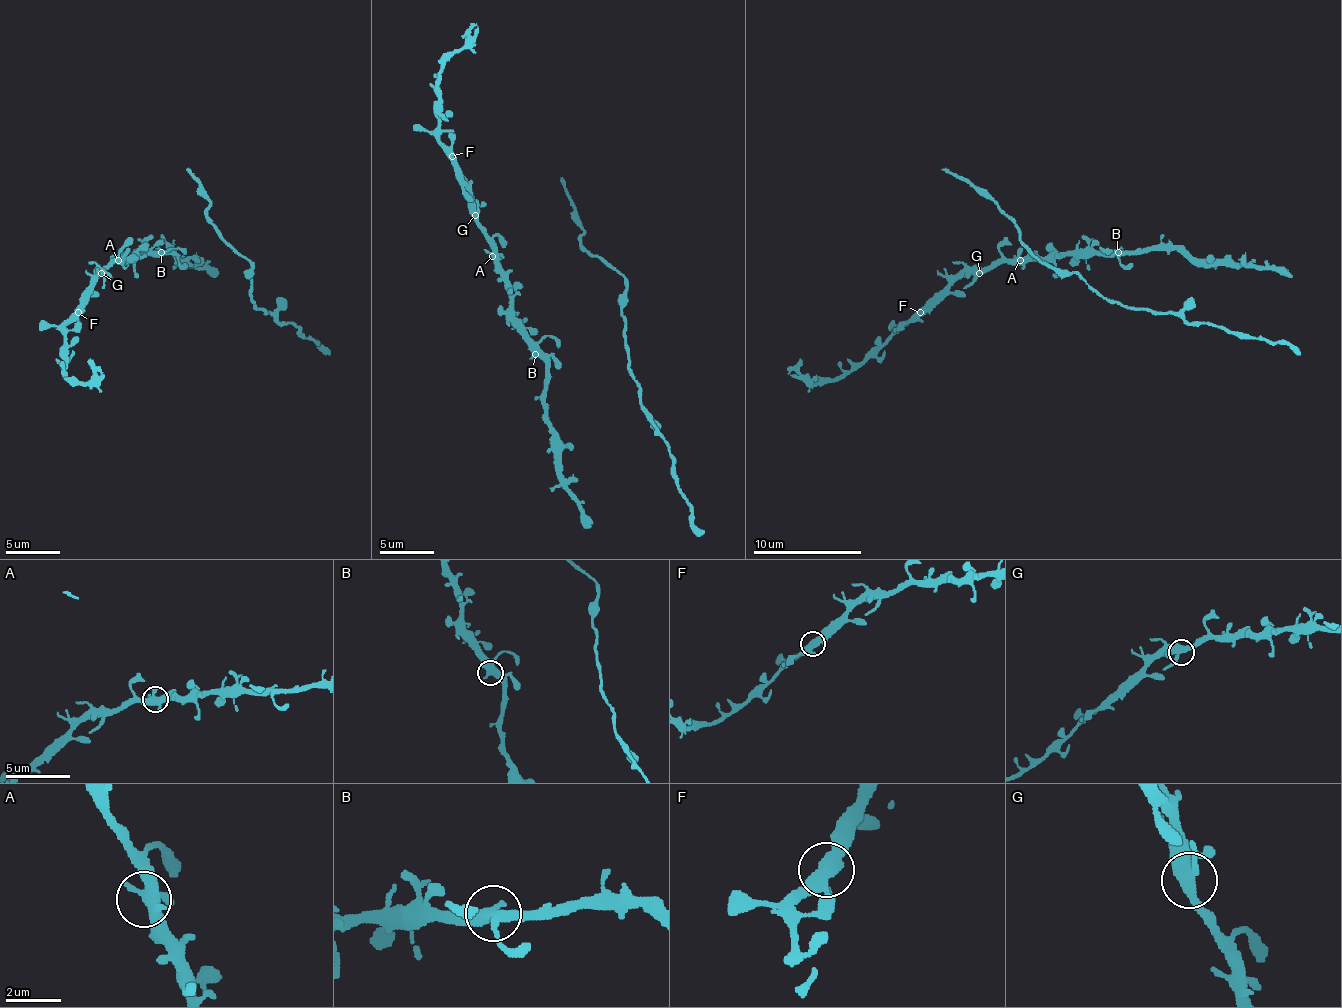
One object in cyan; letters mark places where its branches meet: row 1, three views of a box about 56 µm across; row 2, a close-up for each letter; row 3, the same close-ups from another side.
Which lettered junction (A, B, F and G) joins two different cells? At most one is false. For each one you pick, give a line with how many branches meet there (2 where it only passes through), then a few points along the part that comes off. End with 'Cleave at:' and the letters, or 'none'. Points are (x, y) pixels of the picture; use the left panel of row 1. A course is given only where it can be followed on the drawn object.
Cleave at: none

